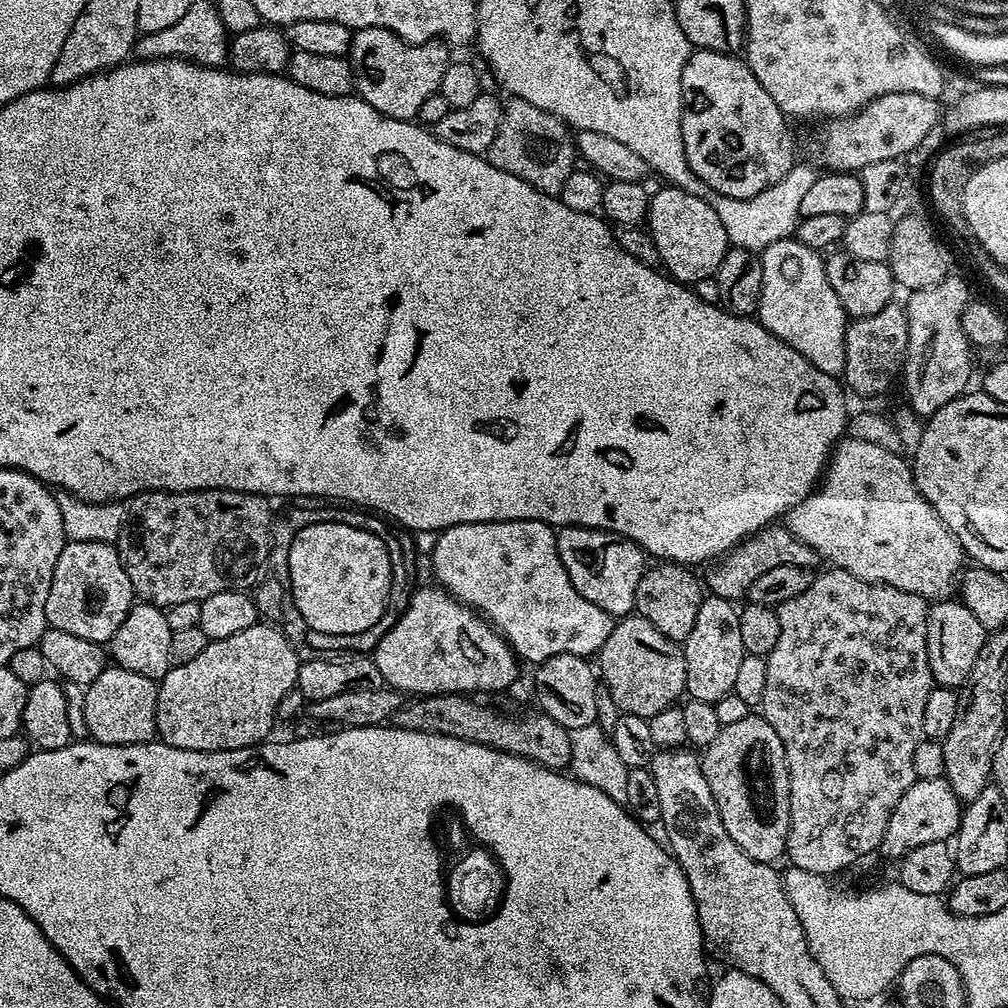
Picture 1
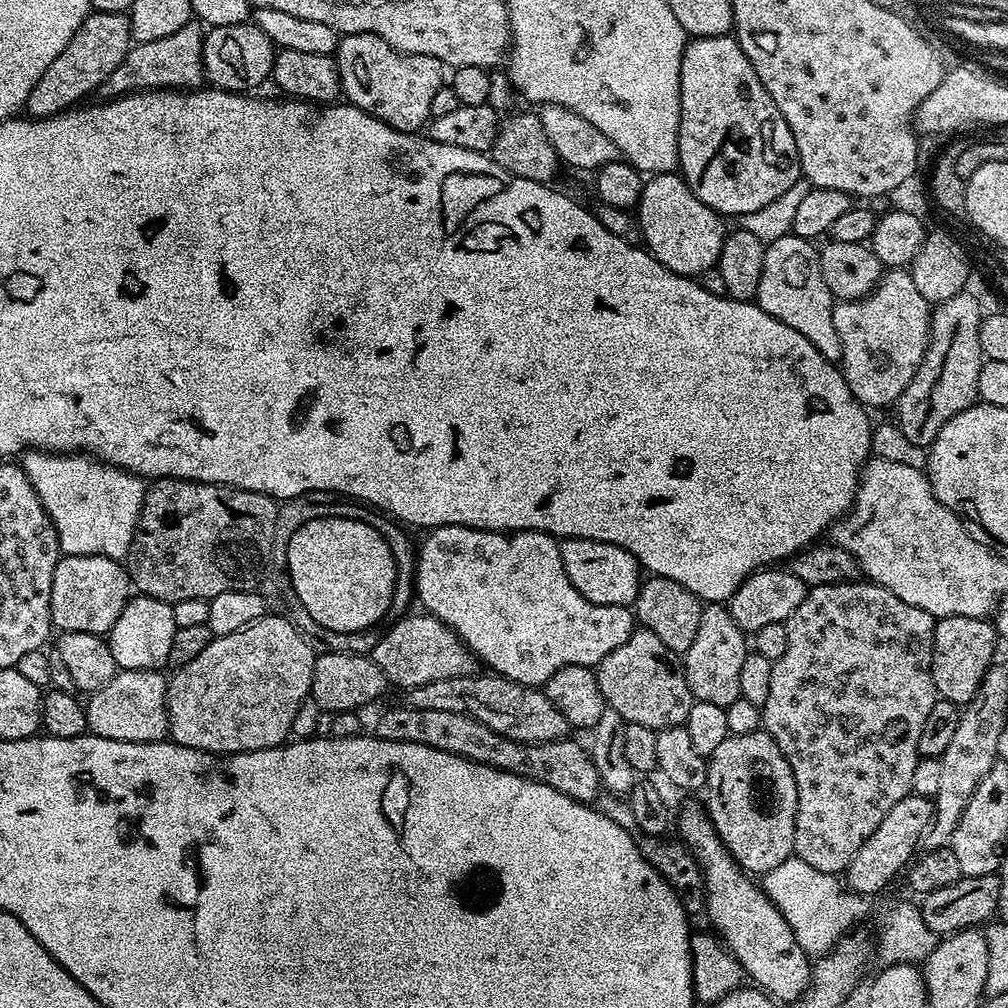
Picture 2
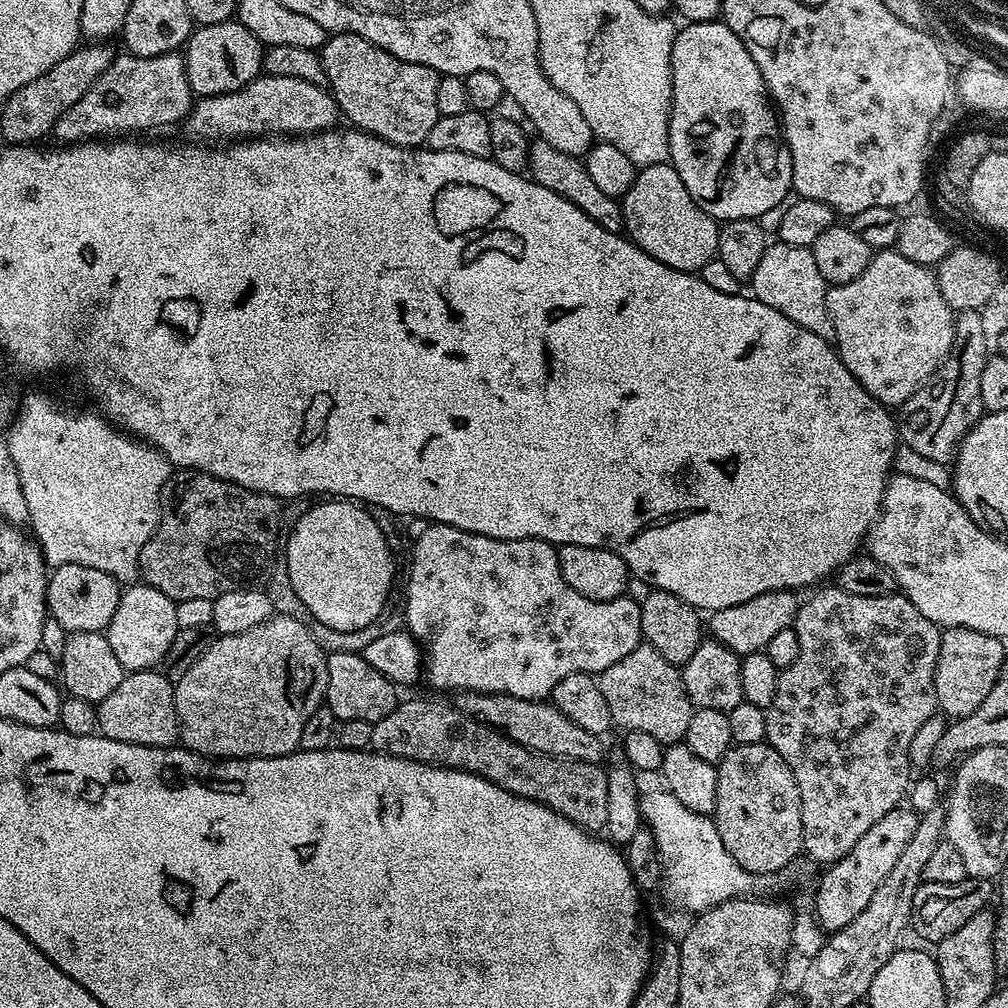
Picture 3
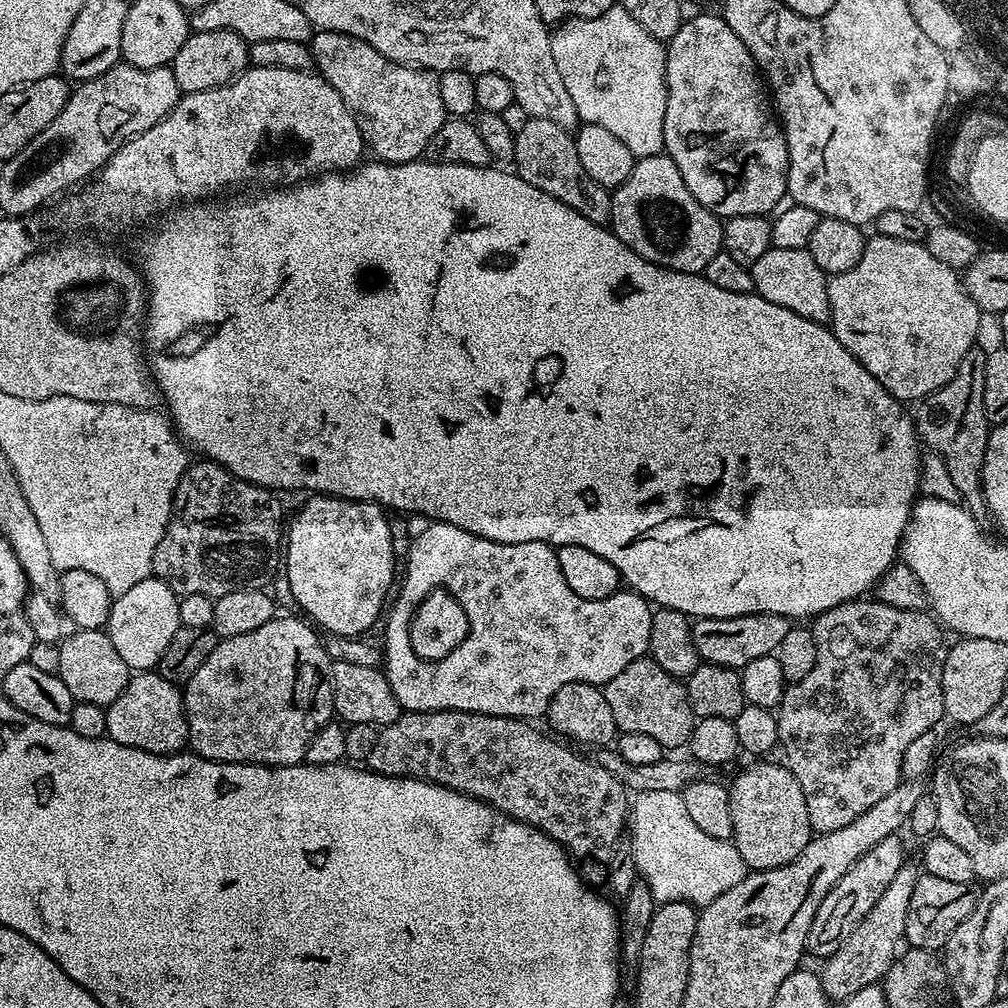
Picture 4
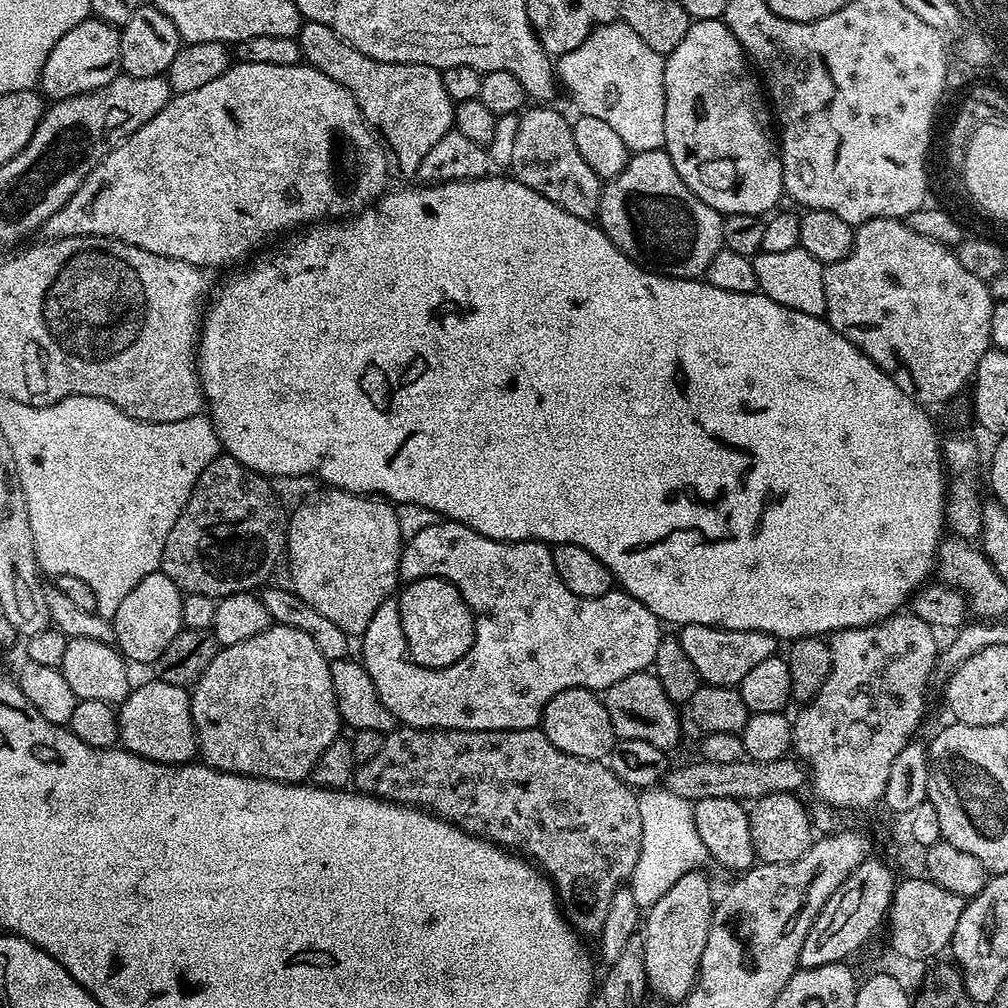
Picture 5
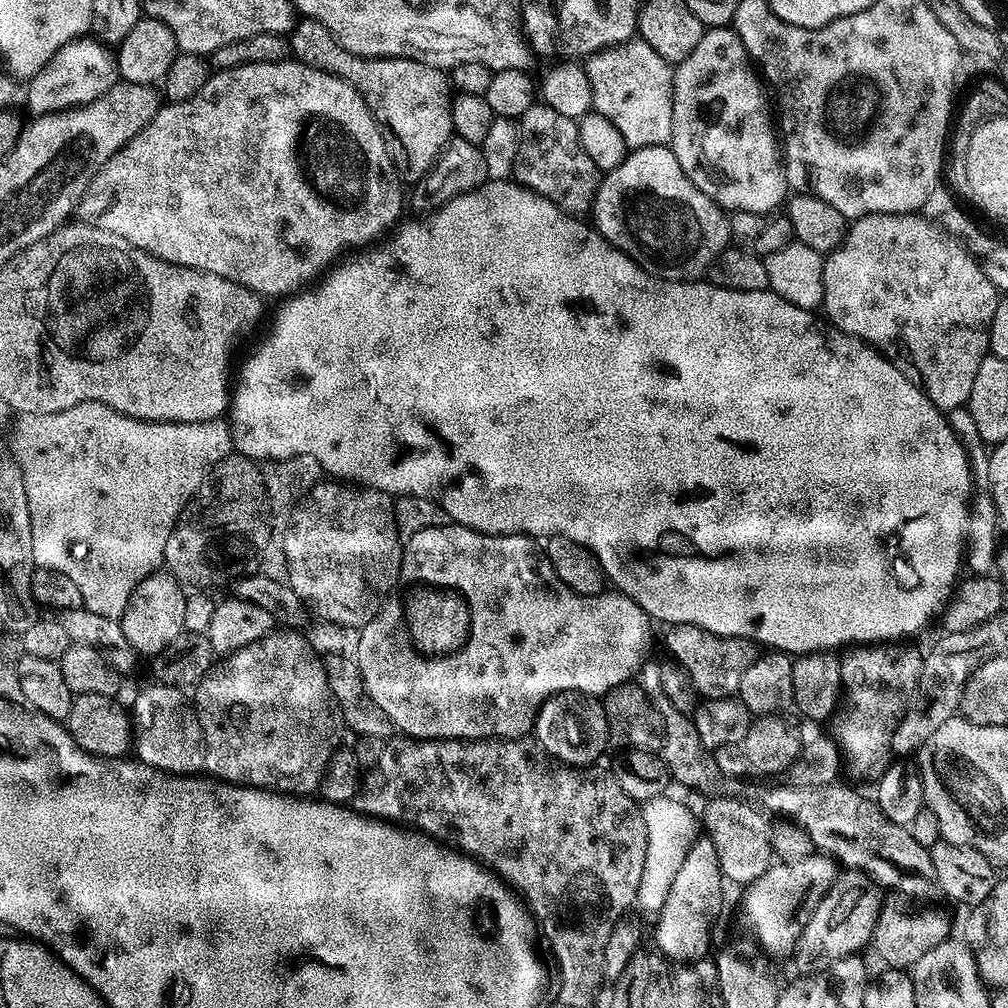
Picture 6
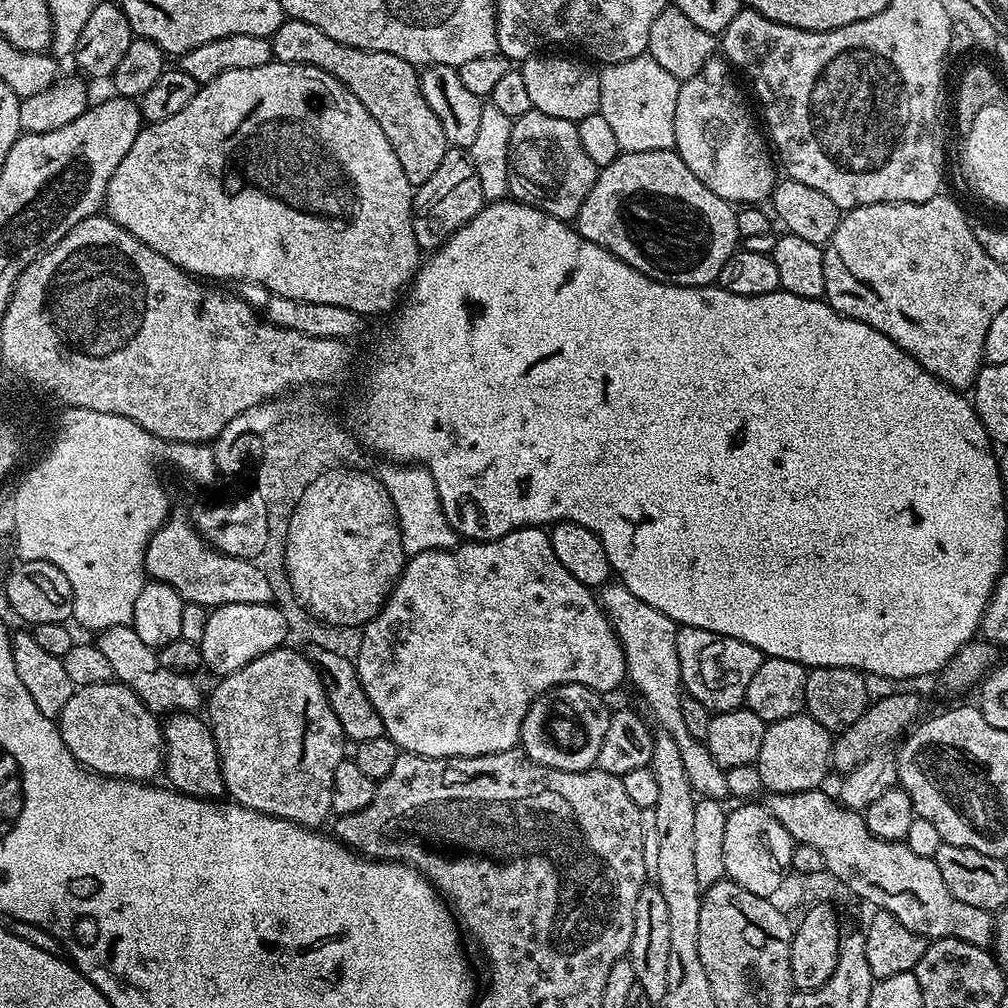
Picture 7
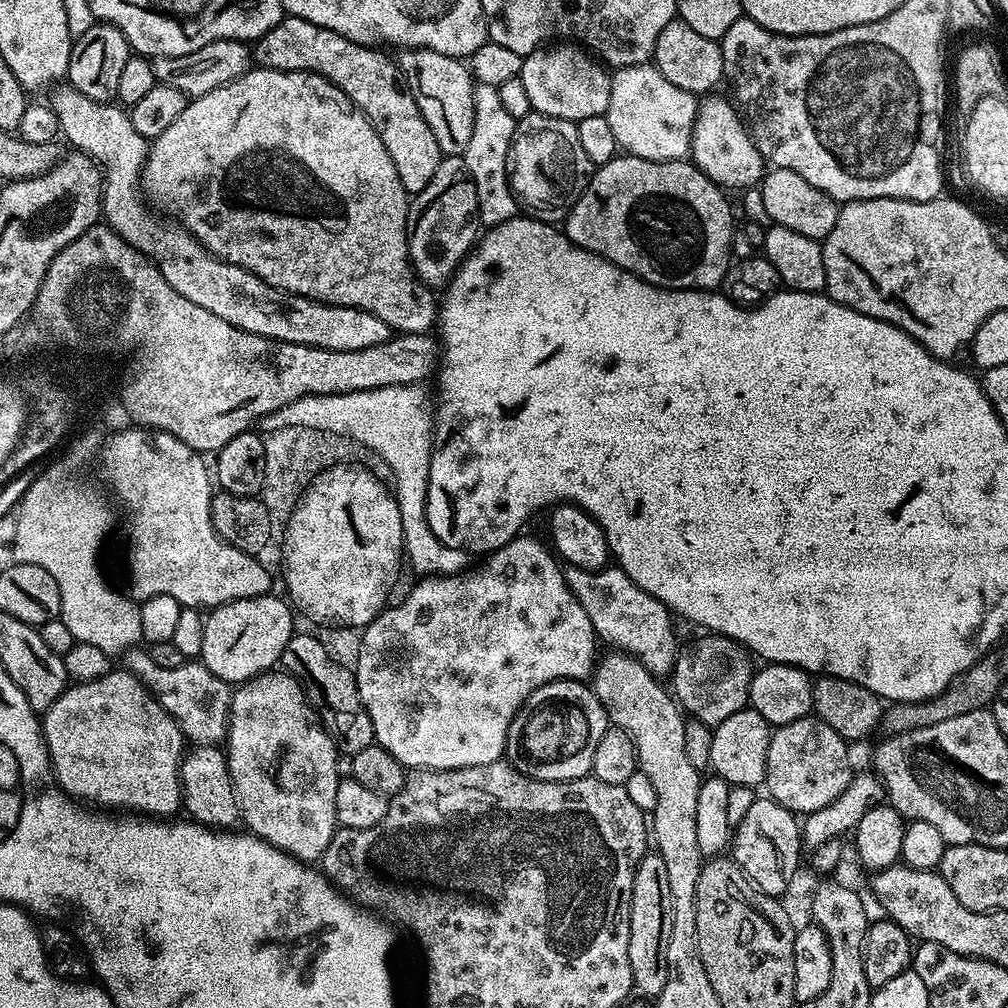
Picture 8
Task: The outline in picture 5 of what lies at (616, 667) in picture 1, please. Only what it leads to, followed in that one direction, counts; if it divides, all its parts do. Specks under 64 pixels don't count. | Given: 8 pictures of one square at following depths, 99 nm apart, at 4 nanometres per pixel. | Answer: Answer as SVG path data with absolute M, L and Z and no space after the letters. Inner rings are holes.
M645 670L626 674L622 682L614 682L602 696L606 706L606 714L610 714L610 726L617 738L629 740L638 738L638 742L650 742L650 746L658 746L665 750L680 740L680 716L677 705L666 694L662 682L651 671Z

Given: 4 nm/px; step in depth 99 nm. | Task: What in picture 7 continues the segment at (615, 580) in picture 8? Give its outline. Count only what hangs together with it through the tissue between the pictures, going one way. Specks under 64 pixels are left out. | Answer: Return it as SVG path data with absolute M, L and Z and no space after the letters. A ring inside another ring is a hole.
M619 582L605 584L599 589L598 599L608 621L612 623L613 630L616 631L616 637L620 639L628 667L627 679L630 684L632 680L633 686L640 691L645 704L660 723L659 731L674 738L682 754L682 766L686 766L686 778L690 778L693 793L700 798L723 801L728 796L725 769L720 768L718 762L714 762L707 743L696 740L690 730L686 730L686 722L682 719L685 693L680 683L676 621L662 614L662 610L646 606L642 598L634 598L634 594L630 594L630 590L626 590L626 586Z

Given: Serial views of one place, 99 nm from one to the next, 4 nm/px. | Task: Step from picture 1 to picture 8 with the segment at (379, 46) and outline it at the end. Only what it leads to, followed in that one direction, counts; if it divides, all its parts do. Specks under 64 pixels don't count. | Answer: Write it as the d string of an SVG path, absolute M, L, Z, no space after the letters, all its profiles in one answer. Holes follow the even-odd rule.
M285 15L274 30L261 36L254 44L254 60L259 67L279 72L317 72L343 90L364 111L382 138L382 146L386 146L394 162L394 170L398 170L398 178L402 178L402 186L409 194L417 194L426 190L434 177L442 153L438 138L434 138L434 130L426 126L426 118L422 118L418 102L414 102L412 91L404 83L399 63L384 52L387 51L350 42L350 38L334 34L334 30L314 26L314 22L289 15Z

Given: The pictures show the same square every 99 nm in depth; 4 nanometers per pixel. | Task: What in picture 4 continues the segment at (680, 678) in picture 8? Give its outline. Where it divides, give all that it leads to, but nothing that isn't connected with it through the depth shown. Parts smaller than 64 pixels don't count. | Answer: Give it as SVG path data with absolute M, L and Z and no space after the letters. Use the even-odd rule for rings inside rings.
M746 614L738 618L706 616L693 623L692 641L703 663L739 670L754 662L754 658L773 655L782 637L786 635L786 630L793 627L793 621L778 614Z

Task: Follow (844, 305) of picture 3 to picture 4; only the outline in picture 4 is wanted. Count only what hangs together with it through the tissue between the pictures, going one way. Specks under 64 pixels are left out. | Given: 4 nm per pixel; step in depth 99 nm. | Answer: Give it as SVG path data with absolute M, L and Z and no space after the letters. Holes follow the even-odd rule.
M873 235L865 239L858 266L829 279L828 301L832 315L830 327L838 342L901 402L919 402L954 378L962 358L966 358L976 343L982 315L980 307L964 291L964 281L957 269L938 262L923 243L889 236Z

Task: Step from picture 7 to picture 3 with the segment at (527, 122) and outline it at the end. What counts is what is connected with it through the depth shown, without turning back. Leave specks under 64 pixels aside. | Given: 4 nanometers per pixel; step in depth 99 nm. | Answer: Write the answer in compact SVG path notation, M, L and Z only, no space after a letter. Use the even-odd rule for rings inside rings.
M536 138L531 141L528 150L526 172L536 183L546 186L546 190L554 190L554 194L566 198L566 202L574 202L574 206L578 206L578 210L582 210L586 218L598 222L602 230L624 232L624 209L621 201L617 197L602 194L602 190L598 190L598 185L590 179L590 174L586 174L586 166L581 157L562 154L562 150L554 150L554 146Z

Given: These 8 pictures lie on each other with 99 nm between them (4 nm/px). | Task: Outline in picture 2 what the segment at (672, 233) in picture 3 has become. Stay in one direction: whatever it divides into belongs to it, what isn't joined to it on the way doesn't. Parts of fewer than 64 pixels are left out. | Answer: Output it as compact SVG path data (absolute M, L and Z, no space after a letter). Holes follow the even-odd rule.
M661 172L653 175L651 178L645 179L638 205L638 219L643 247L671 272L677 272L680 276L699 277L700 273L708 268L717 267L717 260L726 235L726 227L724 228L719 215L721 216L721 213L713 205L701 200L699 195L690 187L689 181L687 184L680 177L680 174Z

